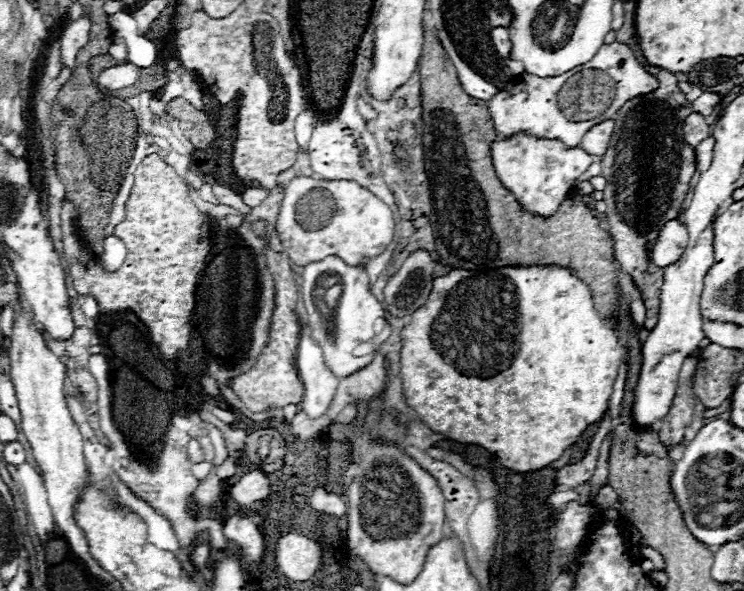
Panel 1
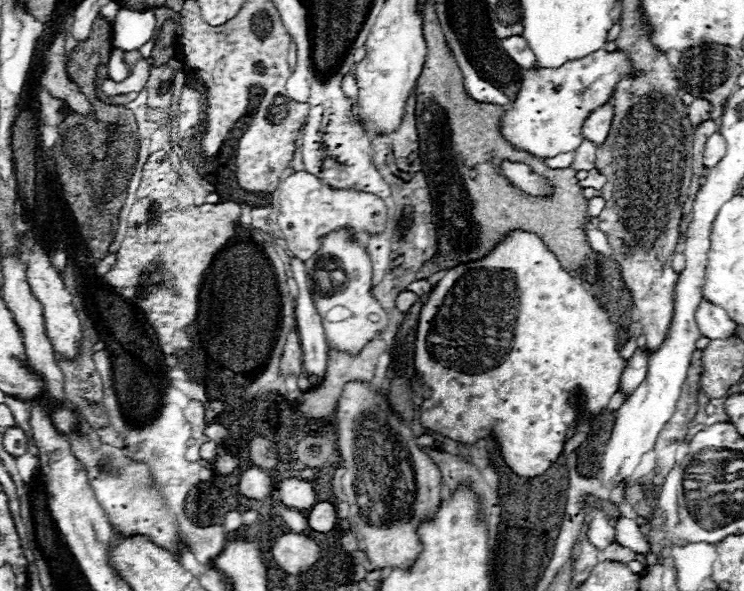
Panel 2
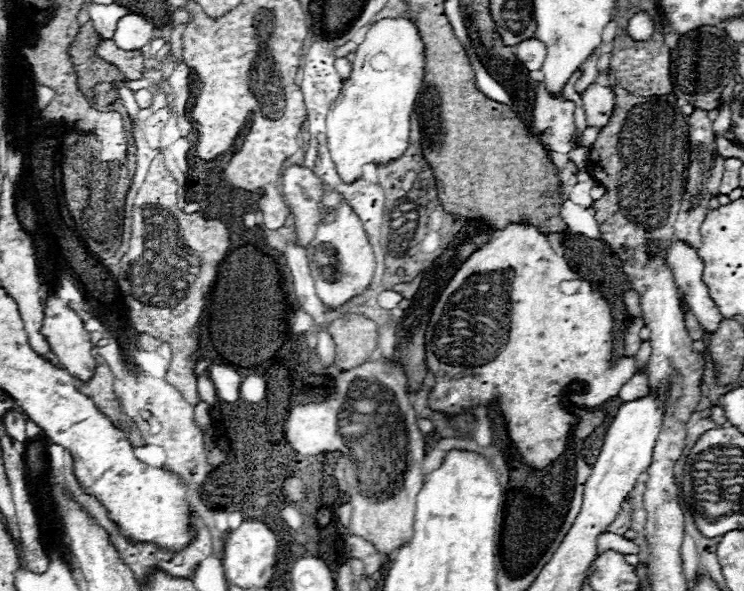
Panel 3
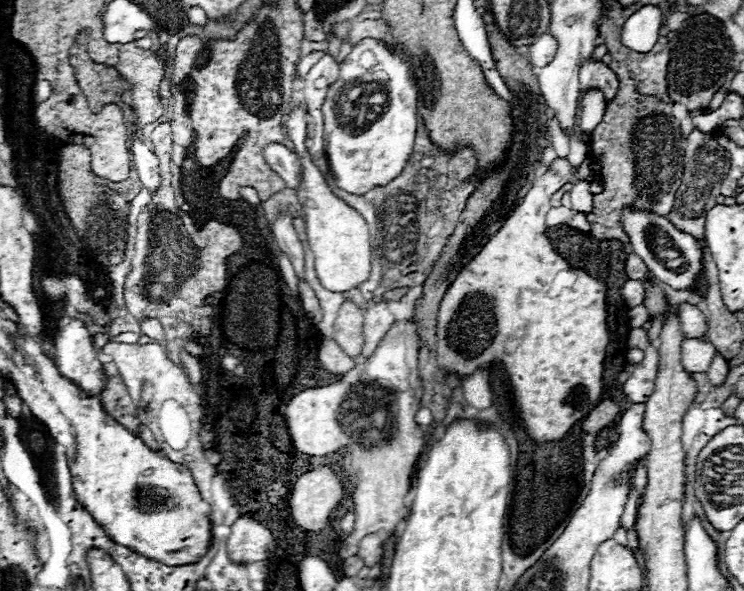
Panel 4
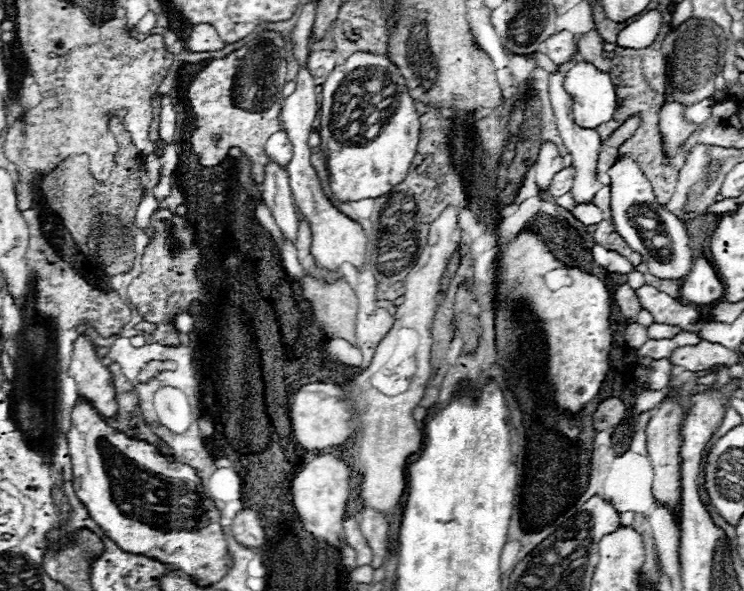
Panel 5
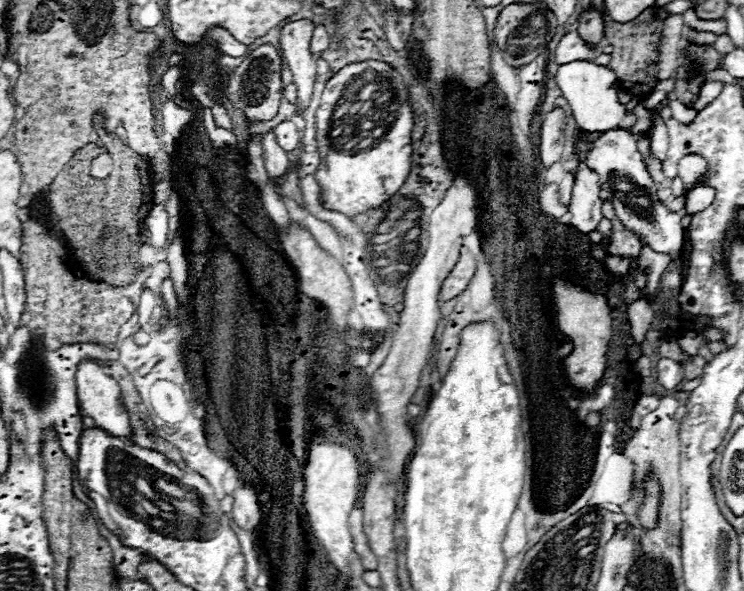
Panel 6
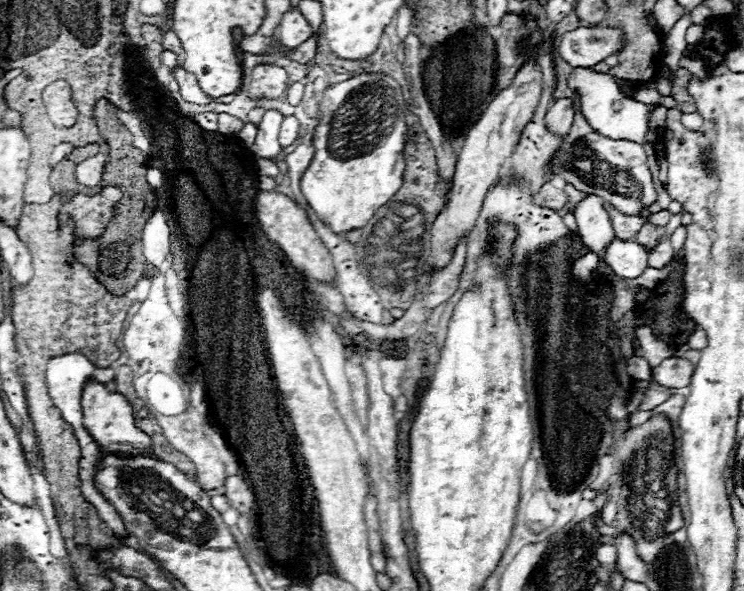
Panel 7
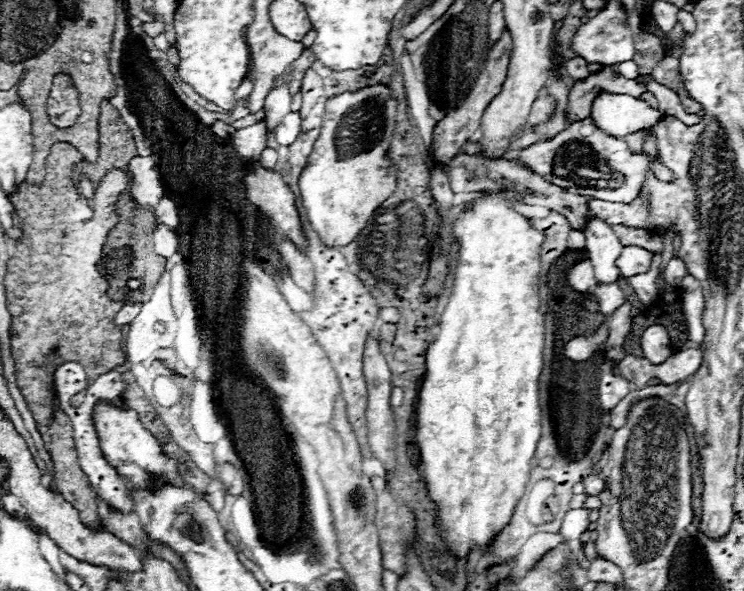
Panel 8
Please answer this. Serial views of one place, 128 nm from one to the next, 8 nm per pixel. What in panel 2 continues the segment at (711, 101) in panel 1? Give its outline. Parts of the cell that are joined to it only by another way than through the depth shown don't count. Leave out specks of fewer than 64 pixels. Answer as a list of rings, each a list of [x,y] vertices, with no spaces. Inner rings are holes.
[[[696,98],[688,108],[690,108],[688,116],[690,116],[690,122],[692,122],[694,128],[696,128],[698,124],[702,124],[704,120],[710,118],[710,108],[712,108],[712,106],[710,106],[706,100],[702,100],[702,98]]]

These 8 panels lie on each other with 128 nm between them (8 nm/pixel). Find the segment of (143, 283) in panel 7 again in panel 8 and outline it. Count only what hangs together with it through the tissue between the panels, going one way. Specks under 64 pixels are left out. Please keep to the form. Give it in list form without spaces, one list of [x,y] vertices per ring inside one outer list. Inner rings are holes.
[[[128,301],[125,303],[117,313],[114,324],[117,326],[123,326],[130,323],[138,315],[141,305],[141,303],[134,301]]]

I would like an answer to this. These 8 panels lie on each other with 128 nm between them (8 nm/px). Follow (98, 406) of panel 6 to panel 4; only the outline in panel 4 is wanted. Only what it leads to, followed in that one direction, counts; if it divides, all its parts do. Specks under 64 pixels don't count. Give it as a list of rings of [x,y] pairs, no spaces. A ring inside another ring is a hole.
[[[72,320],[64,330],[58,330],[54,344],[58,372],[70,378],[86,394],[100,398],[108,378],[104,366],[98,362],[98,352],[84,322]]]

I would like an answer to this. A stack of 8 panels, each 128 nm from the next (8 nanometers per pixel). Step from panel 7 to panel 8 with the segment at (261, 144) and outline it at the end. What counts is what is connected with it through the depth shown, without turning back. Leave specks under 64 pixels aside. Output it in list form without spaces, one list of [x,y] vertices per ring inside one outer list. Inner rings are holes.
[[[284,80],[280,86],[270,88],[268,96],[266,96],[266,120],[268,120],[268,132],[272,132],[278,122],[282,120],[282,116],[286,116],[290,112],[290,90],[288,90],[288,80]]]

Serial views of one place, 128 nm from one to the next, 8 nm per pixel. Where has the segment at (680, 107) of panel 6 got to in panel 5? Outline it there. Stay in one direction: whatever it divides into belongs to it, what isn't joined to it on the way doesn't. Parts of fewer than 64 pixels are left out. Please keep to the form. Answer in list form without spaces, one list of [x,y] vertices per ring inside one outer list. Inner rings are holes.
[[[706,98],[706,100],[702,100],[702,102],[698,102],[698,104],[690,106],[690,108],[686,108],[684,116],[686,116],[688,122],[702,122],[702,120],[710,118],[710,112],[712,112],[714,104],[716,104],[714,98]]]

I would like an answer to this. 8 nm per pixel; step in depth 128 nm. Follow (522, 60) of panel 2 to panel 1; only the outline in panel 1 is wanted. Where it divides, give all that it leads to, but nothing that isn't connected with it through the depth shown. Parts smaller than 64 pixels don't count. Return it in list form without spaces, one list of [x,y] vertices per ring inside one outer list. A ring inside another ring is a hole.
[[[492,28],[490,36],[492,36],[492,44],[494,44],[496,52],[502,58],[508,58],[510,56],[510,50],[512,50],[512,42],[508,38],[508,30],[506,28]]]

